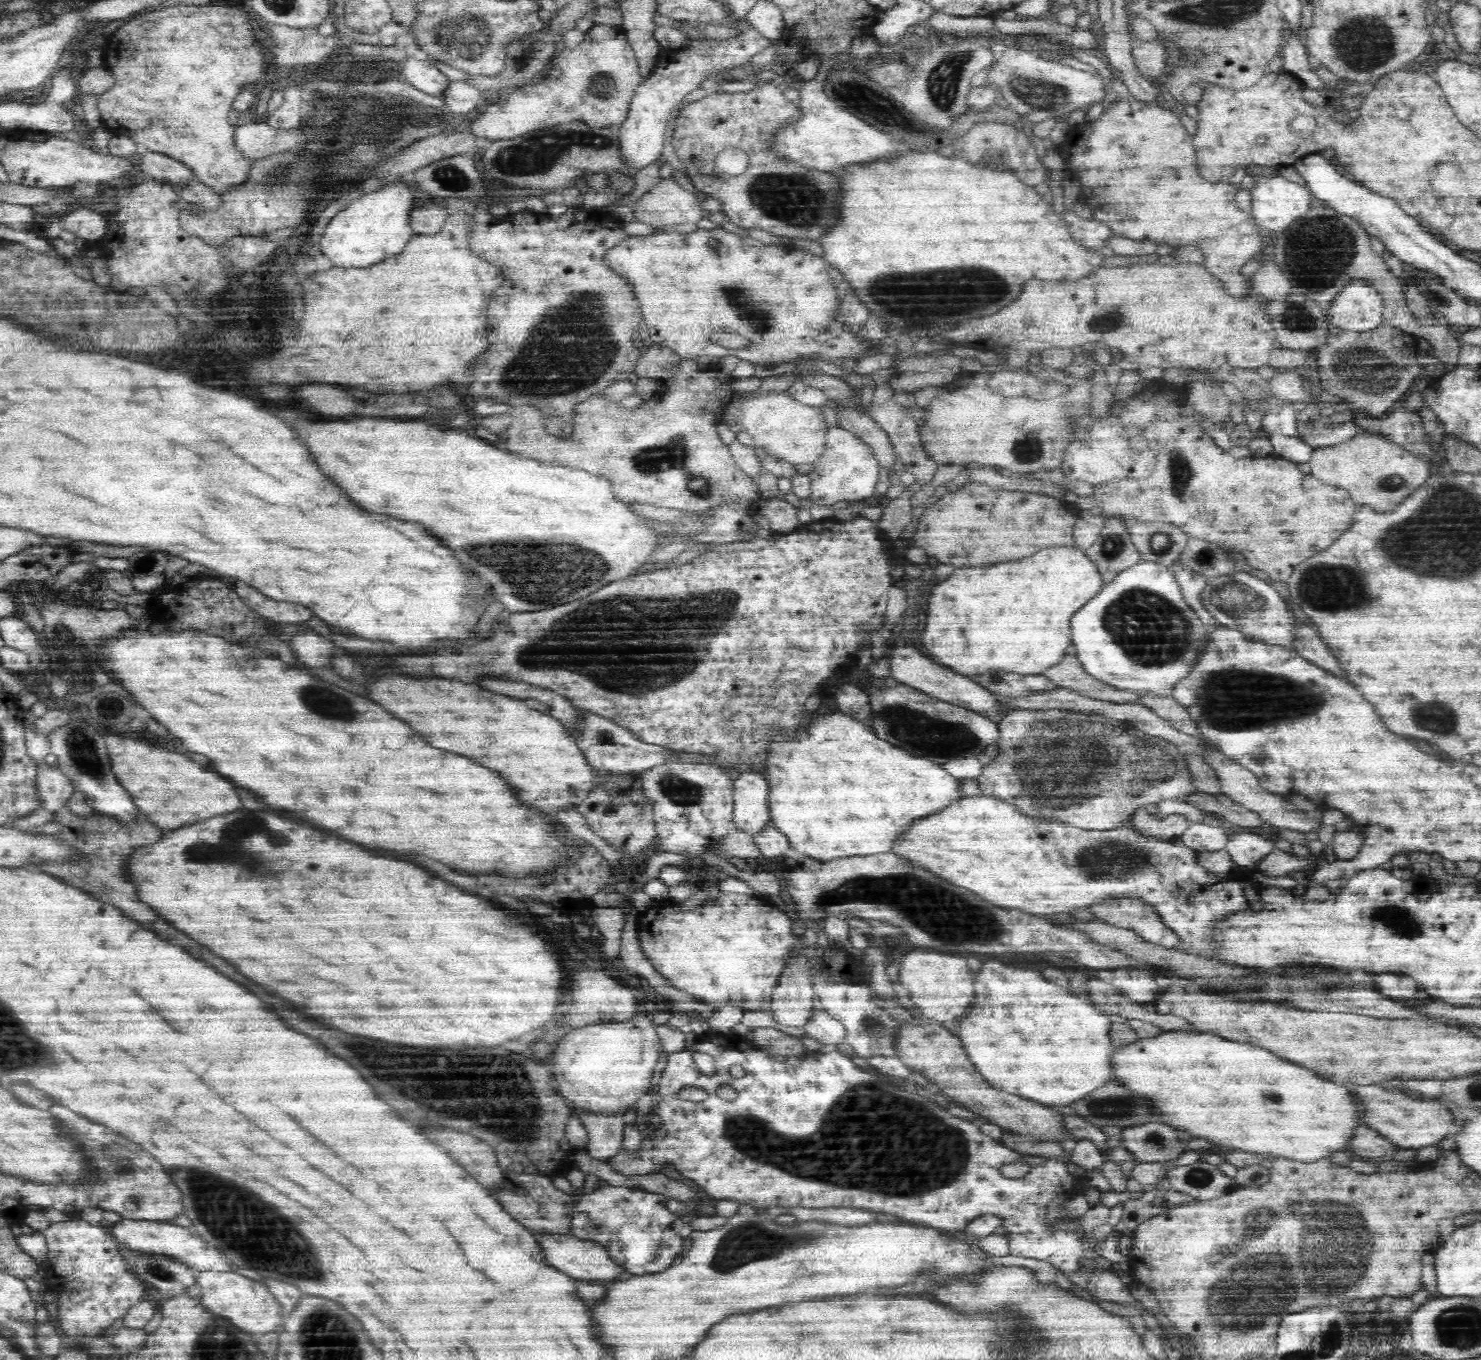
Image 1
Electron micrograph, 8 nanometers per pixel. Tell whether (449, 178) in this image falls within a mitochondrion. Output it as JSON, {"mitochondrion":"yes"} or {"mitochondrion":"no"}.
{"mitochondrion":"yes"}

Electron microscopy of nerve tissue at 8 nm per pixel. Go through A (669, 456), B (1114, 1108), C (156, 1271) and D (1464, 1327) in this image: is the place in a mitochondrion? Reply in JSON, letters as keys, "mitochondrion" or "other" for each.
{"A":"mitochondrion","B":"mitochondrion","C":"mitochondrion","D":"mitochondrion"}

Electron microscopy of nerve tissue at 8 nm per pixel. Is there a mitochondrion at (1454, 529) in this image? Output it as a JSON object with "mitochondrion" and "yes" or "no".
{"mitochondrion":"yes"}

